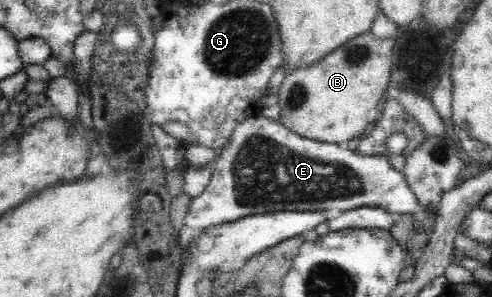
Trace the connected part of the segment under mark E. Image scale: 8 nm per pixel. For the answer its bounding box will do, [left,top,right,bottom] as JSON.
[184,113,427,233]

